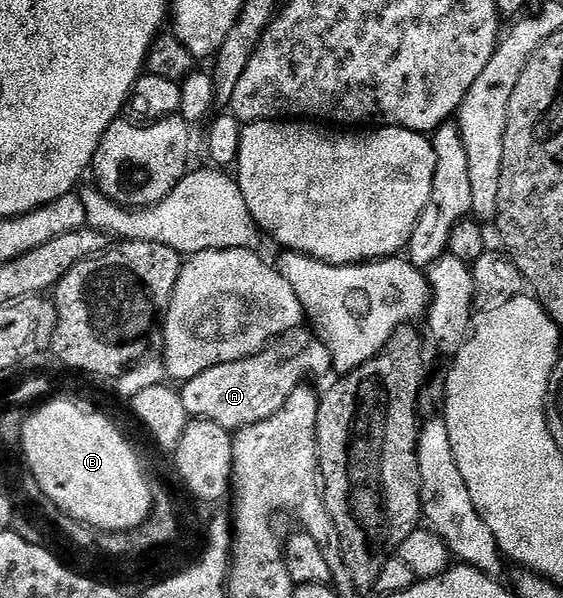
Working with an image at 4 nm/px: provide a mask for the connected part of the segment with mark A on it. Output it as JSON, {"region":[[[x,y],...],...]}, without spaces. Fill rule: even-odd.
{"region":[[[302,326],[285,332],[278,340],[273,340],[254,356],[248,356],[235,362],[223,362],[211,366],[211,370],[203,370],[203,374],[195,374],[195,378],[184,381],[179,391],[183,398],[183,410],[187,410],[190,418],[215,422],[230,430],[245,428],[255,422],[263,422],[271,418],[291,398],[295,389],[302,387],[308,376],[330,375],[333,359],[329,357],[327,346],[308,327]]]}

